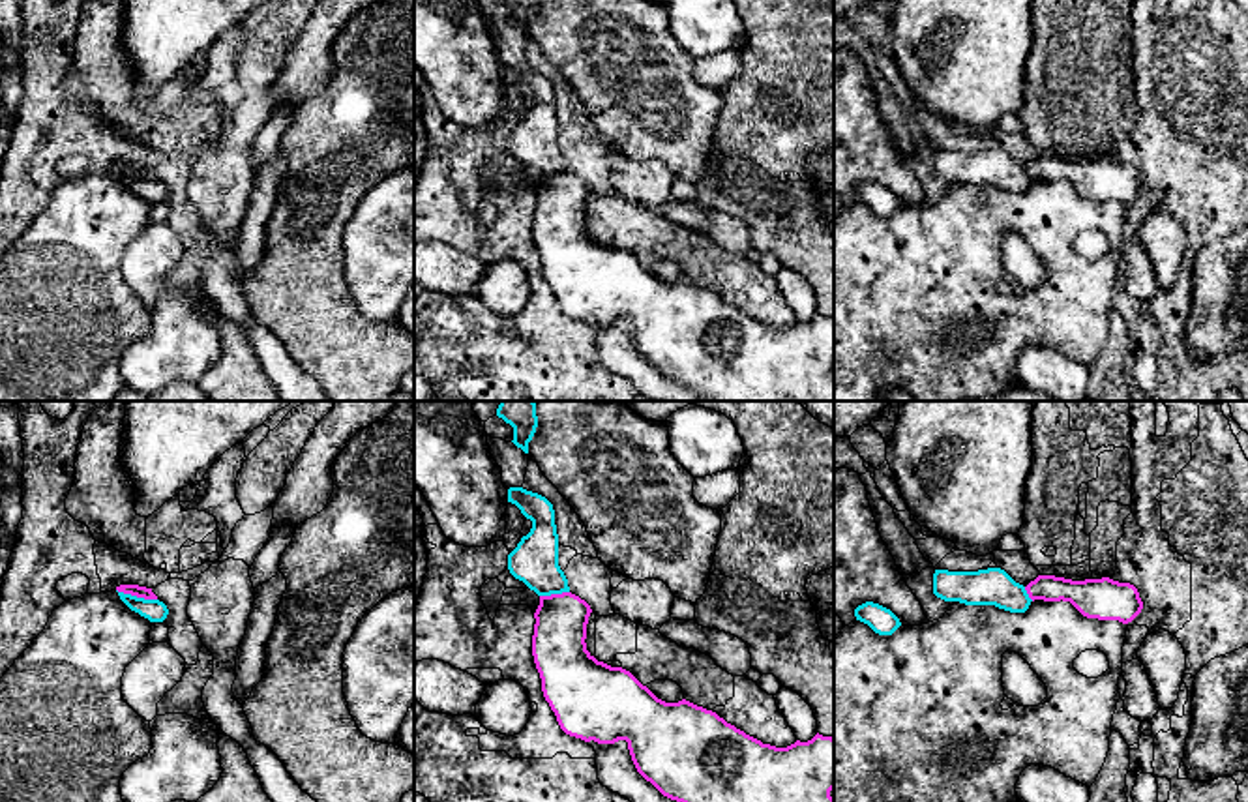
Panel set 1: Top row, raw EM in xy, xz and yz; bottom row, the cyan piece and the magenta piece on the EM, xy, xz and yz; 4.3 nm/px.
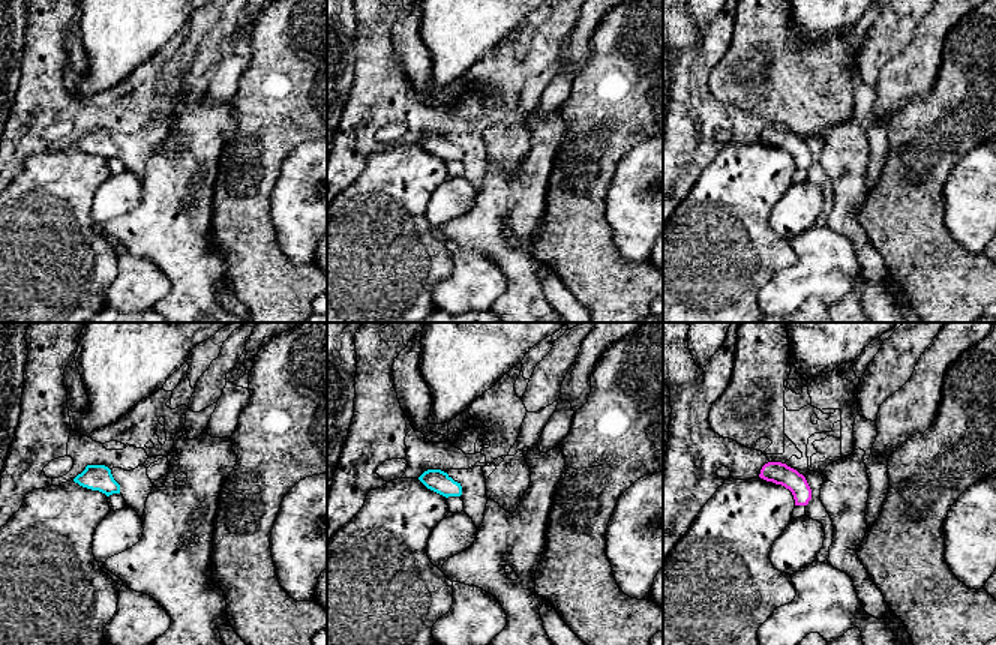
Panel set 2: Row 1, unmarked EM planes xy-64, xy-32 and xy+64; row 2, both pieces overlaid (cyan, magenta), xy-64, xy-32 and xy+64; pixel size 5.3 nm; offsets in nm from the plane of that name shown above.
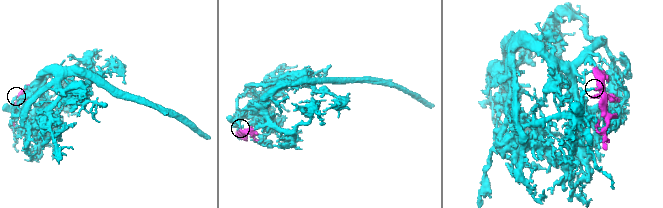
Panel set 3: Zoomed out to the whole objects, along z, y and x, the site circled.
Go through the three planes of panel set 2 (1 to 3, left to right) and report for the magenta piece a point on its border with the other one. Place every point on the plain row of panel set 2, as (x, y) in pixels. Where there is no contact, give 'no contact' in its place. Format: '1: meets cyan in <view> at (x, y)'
1: no contact
2: no contact
3: no contact

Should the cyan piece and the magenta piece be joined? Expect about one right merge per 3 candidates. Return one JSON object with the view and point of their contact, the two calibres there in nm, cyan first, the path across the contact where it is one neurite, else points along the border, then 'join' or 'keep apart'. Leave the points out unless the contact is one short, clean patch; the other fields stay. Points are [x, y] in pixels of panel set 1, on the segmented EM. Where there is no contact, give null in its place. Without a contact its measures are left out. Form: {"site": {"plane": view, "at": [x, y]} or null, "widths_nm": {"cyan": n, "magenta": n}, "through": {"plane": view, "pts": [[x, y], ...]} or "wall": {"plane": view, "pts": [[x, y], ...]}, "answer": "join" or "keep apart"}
{"site": {"plane": "xy", "at": [135, 596]}, "widths_nm": {"cyan": 100, "magenta": 50}, "through": {"plane": "xy", "pts": [[156, 611], [135, 596], [137, 591]]}, "answer": "join"}

